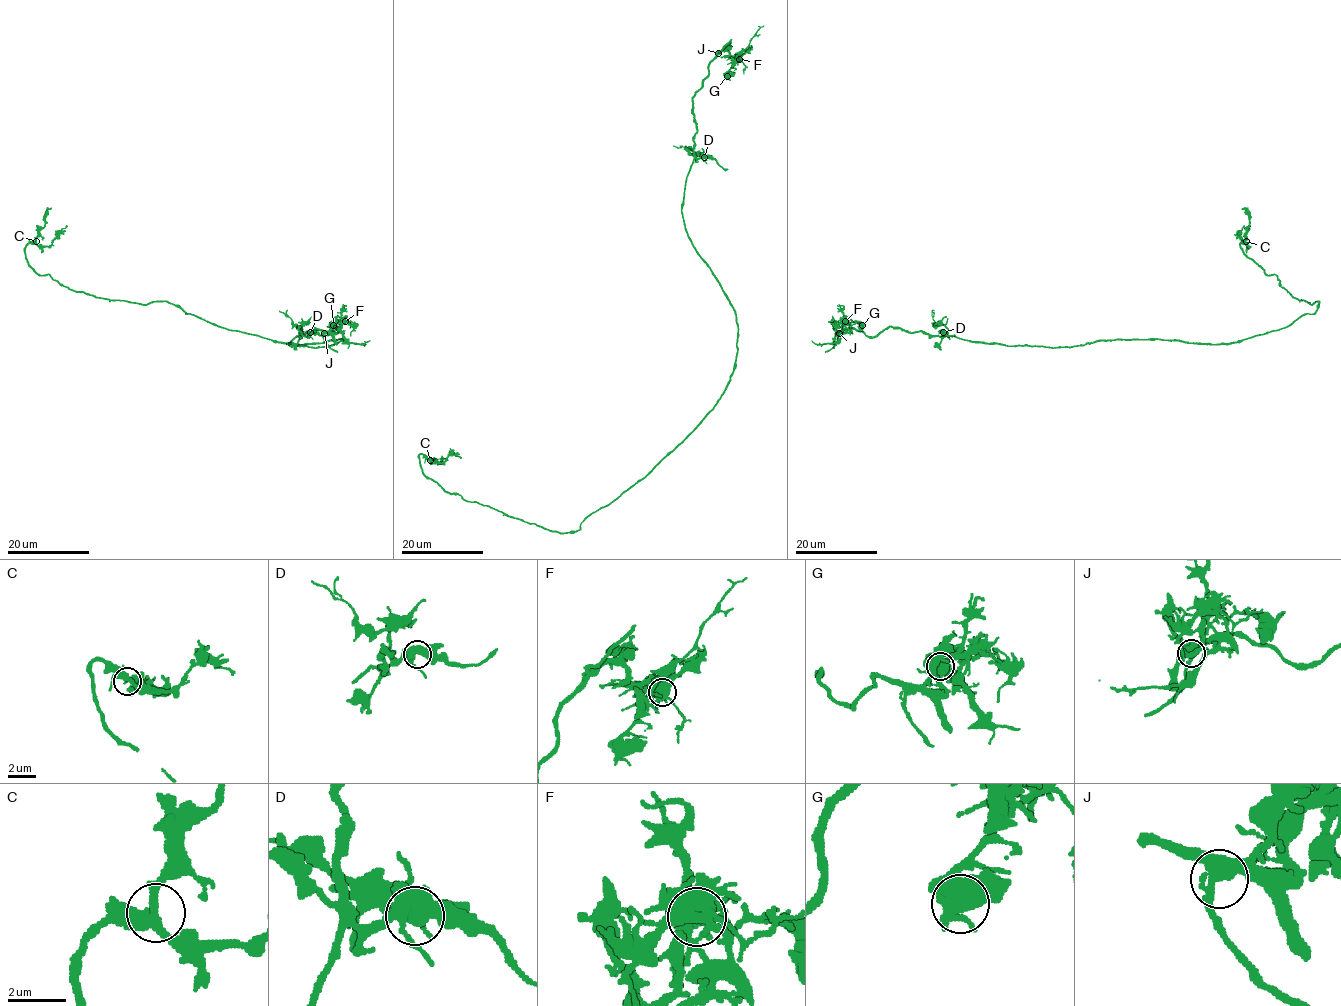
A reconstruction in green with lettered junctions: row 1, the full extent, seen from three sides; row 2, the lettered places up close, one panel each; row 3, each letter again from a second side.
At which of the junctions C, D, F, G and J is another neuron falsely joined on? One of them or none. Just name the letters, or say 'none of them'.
F

